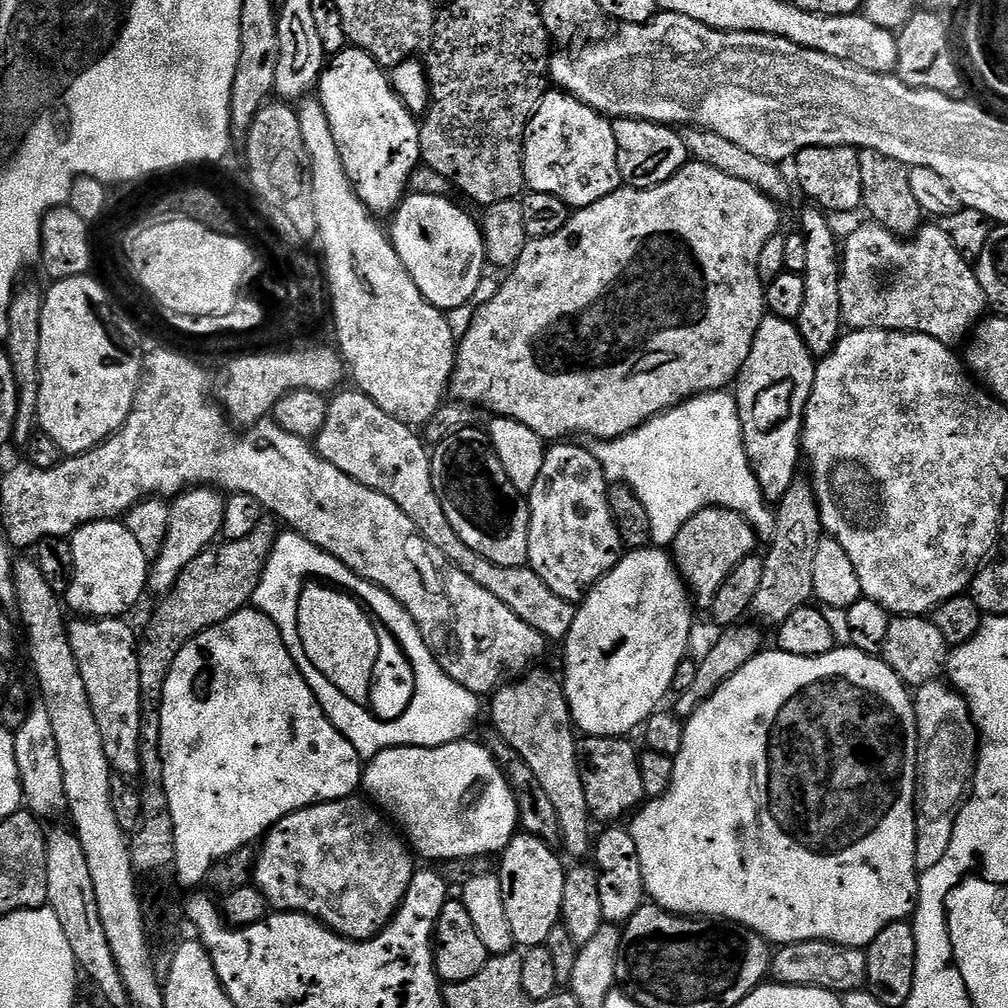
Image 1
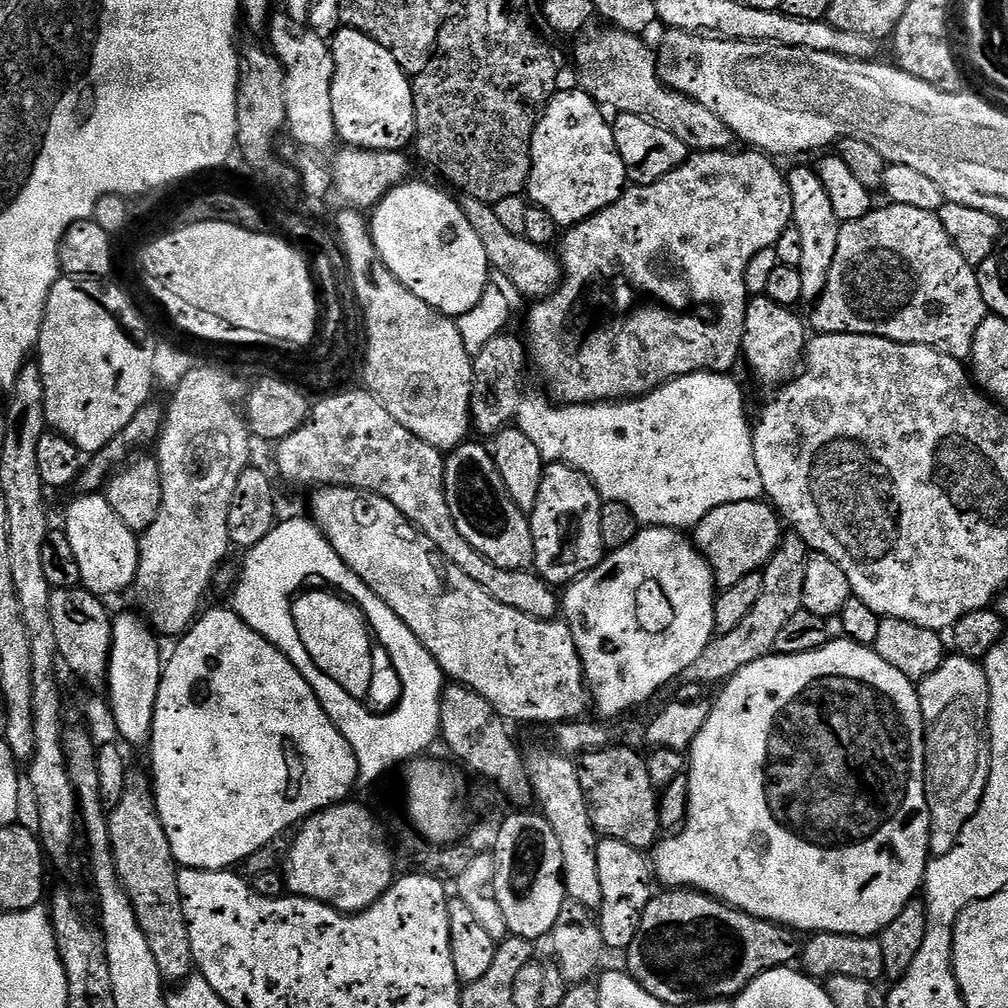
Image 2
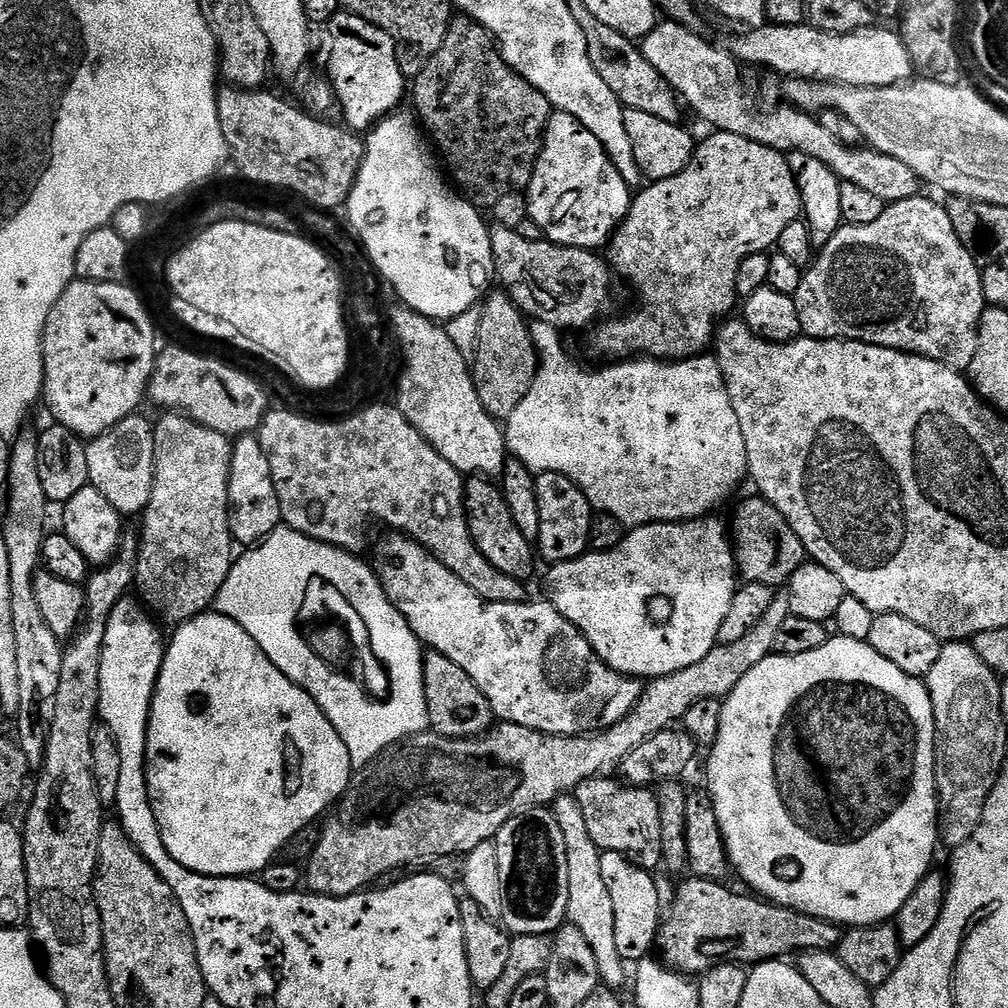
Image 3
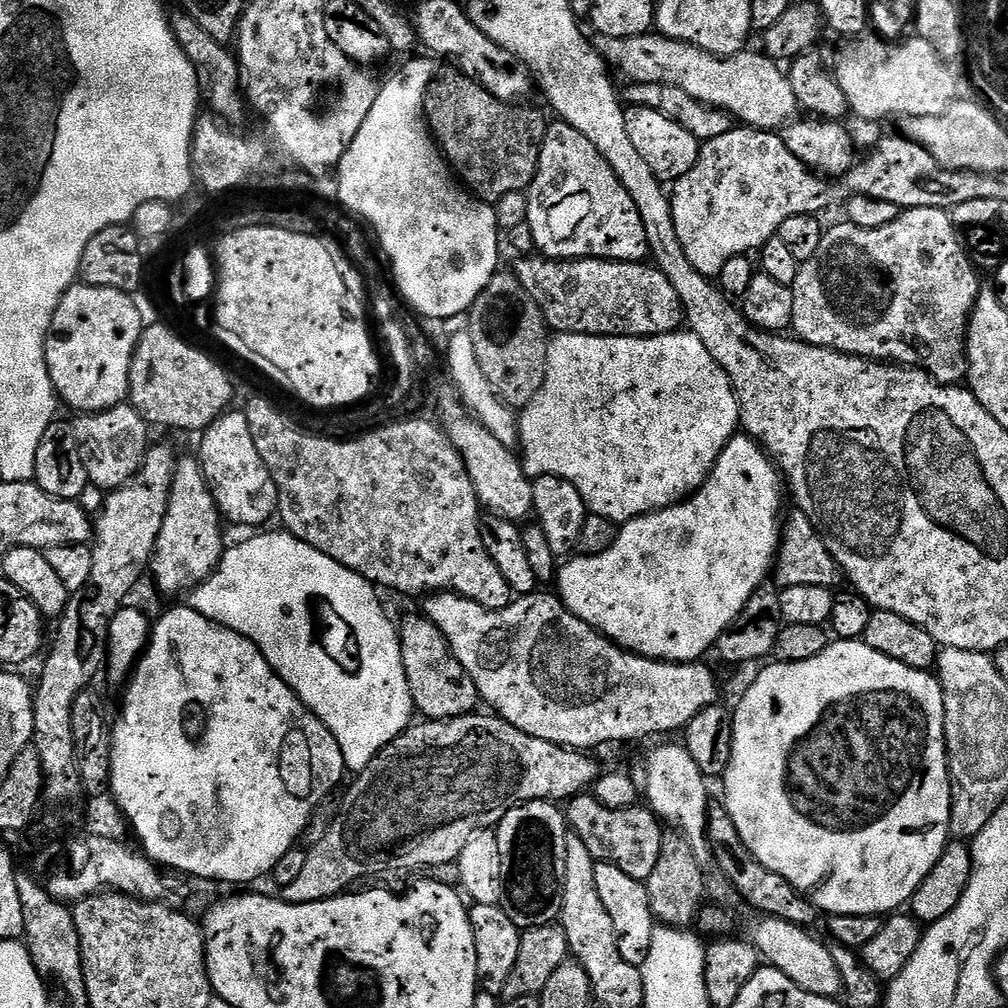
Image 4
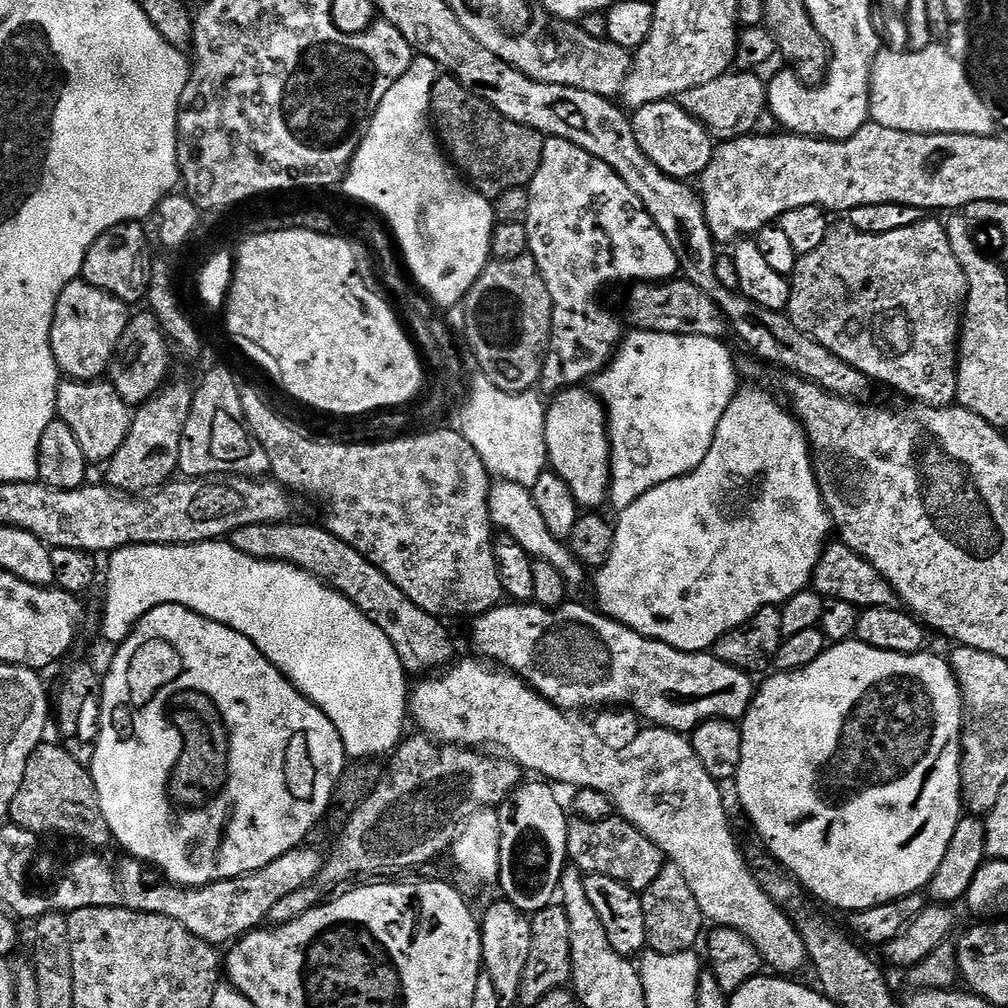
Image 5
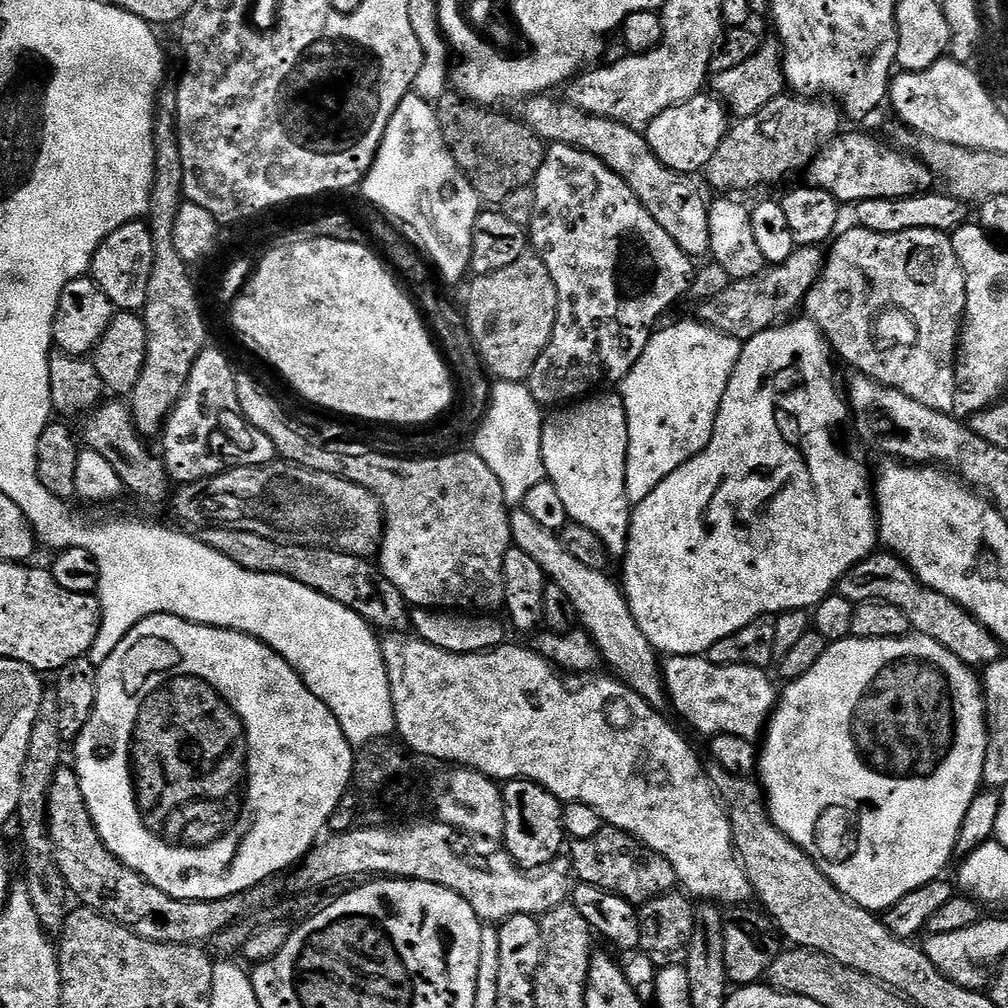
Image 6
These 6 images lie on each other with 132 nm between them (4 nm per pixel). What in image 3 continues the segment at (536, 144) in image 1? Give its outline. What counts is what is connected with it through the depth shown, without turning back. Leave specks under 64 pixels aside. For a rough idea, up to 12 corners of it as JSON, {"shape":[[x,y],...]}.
{"shape":[[553,111],[526,189],[544,239],[600,250],[634,199],[608,152]]}

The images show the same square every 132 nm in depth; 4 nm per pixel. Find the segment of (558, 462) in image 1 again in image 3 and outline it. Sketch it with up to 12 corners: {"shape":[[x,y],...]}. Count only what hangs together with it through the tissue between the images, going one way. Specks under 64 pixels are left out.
{"shape":[[536,476],[539,559],[589,551],[592,503],[570,478]]}

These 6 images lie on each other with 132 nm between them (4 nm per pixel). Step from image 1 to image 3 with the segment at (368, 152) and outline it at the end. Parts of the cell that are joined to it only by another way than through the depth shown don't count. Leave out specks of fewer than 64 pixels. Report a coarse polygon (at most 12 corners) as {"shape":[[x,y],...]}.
{"shape":[[340,11],[327,79],[349,132],[401,107],[396,43]]}

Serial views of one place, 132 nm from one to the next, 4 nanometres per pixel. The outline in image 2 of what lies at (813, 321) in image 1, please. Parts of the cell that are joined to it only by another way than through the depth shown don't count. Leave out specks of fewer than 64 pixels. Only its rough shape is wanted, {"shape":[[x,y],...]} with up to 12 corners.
{"shape":[[815,167],[787,169],[802,301],[824,293],[842,221]]}

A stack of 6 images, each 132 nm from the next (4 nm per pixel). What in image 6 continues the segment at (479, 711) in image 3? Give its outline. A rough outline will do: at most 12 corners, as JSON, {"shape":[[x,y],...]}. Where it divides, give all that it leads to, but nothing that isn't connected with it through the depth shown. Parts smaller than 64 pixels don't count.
{"shape":[[205,528],[242,570],[302,582],[373,629],[409,627],[408,601],[365,557]]}

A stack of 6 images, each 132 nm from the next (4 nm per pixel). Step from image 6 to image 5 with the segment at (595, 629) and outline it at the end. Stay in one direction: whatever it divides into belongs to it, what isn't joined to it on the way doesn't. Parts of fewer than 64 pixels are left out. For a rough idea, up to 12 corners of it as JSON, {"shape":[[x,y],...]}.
{"shape":[[497,479],[488,495],[493,529],[570,586],[584,565],[550,534],[532,489]]}

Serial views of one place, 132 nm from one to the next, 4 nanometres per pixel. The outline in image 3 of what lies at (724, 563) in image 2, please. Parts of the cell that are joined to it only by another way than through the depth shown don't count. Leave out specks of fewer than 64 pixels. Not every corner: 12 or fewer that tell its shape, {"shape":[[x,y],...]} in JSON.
{"shape":[[752,494],[730,520],[745,584],[787,585],[802,538]]}

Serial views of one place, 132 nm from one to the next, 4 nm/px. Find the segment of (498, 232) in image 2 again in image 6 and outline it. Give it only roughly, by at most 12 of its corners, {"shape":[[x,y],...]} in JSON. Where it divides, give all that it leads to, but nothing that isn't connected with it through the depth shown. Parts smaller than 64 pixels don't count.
{"shape":[[819,247],[734,280],[698,319],[735,340],[775,328],[824,268]]}

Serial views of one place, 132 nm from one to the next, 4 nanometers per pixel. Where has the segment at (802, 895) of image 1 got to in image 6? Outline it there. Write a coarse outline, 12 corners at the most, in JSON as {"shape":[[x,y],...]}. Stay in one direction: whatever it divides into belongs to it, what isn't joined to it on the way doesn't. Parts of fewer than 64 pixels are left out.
{"shape":[[847,638],[779,693],[768,816],[883,914],[953,859],[981,677]]}

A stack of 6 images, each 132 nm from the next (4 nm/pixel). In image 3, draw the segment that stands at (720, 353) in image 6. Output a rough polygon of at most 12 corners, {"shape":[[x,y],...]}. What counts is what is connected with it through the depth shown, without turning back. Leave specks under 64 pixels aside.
{"shape":[[561,329],[503,425],[625,529],[748,476],[715,355],[584,368]]}

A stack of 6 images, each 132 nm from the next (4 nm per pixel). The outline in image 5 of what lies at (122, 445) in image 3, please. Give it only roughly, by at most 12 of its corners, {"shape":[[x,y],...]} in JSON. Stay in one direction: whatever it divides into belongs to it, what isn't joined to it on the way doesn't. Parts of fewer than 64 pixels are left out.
{"shape":[[65,379],[57,417],[89,465],[107,465],[130,434],[111,381]]}

